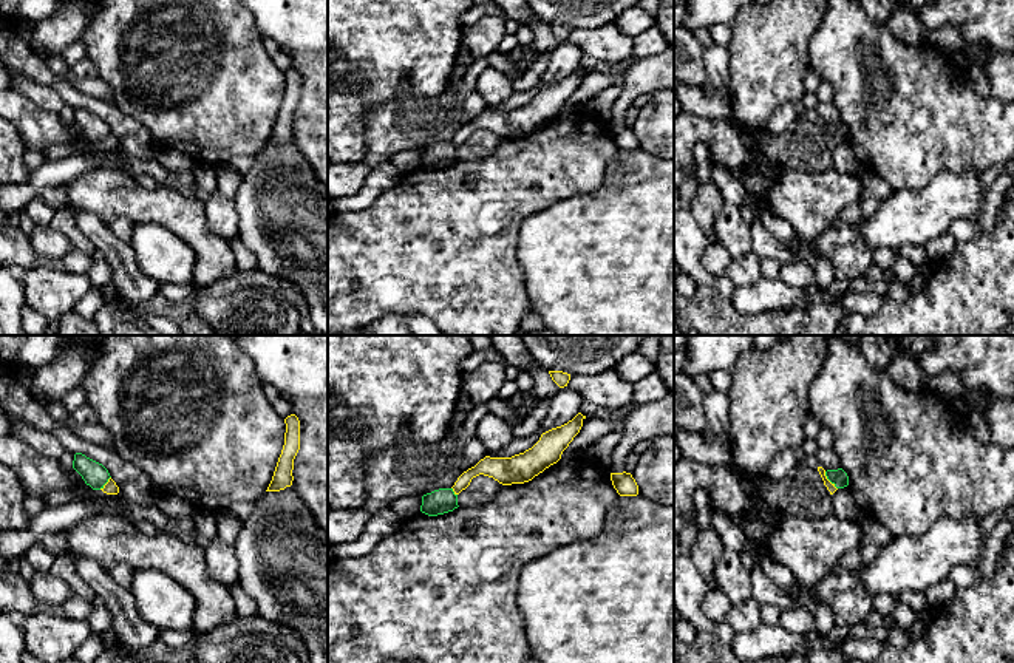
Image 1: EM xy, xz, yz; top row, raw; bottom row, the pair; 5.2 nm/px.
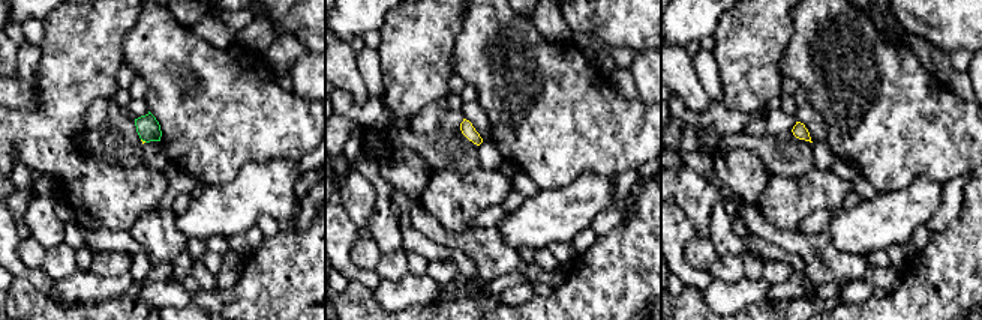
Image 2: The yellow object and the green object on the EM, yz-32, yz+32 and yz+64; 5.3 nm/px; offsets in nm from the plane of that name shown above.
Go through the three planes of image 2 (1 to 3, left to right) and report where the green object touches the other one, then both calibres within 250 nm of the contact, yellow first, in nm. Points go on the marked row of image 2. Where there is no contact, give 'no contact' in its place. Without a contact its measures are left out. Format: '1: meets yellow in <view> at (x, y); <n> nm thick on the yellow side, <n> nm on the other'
1: meets yellow in yz-32 at (144, 141); 20 nm thick on the yellow side, 130 nm on the other
2: no contact
3: no contact

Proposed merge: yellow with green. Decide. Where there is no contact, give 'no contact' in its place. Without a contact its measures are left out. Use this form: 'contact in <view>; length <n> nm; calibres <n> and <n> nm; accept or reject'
contact in yz; length 120 nm; calibres 50 and 90 nm; reject

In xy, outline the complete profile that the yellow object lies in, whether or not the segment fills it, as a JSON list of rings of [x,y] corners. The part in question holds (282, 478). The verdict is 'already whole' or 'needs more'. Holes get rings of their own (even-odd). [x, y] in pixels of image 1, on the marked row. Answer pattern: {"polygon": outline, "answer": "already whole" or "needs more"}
{"polygon": [[[295,414],[284,419],[284,445],[278,457],[272,481],[266,491],[280,491],[292,485],[294,459],[300,450],[300,420]]], "answer": "already whole"}

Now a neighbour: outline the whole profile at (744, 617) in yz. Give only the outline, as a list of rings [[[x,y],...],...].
[[[751,597],[733,604],[726,623],[734,632],[751,632],[762,624],[760,604]]]

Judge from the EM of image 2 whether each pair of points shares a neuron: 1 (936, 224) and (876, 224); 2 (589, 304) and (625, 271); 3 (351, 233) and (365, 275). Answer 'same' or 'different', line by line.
1: different
2: same
3: same

